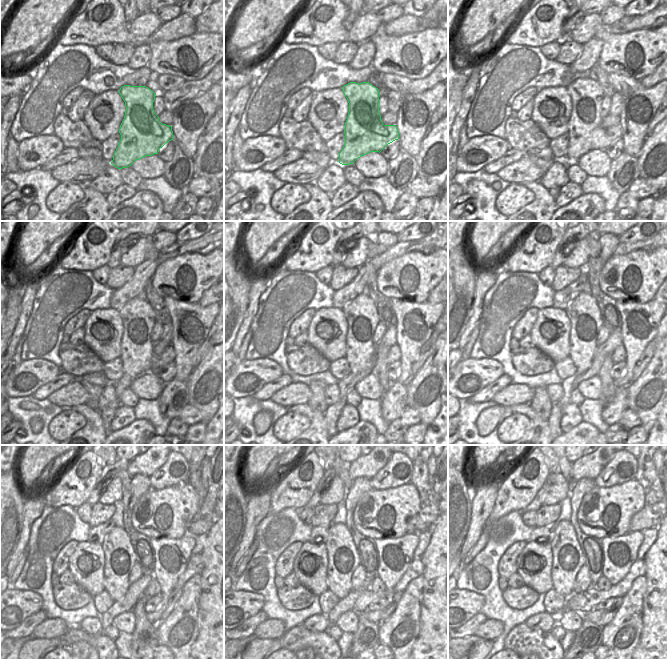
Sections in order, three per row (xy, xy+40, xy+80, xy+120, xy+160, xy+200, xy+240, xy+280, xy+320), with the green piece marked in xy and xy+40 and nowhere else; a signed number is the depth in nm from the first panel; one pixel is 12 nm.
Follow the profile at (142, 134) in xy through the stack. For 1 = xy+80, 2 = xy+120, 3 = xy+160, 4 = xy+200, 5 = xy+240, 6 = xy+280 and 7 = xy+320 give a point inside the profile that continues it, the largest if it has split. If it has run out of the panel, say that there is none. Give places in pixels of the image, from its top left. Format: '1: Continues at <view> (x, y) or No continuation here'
1: Continues at xy+80 (586, 132)
2: Continues at xy+120 (138, 317)
3: Continues at xy+160 (361, 314)
4: Continues at xy+200 (583, 312)
5: Continues at xy+240 (119, 557)
6: Continues at xy+280 (343, 559)
7: Continues at xy+320 (568, 559)

